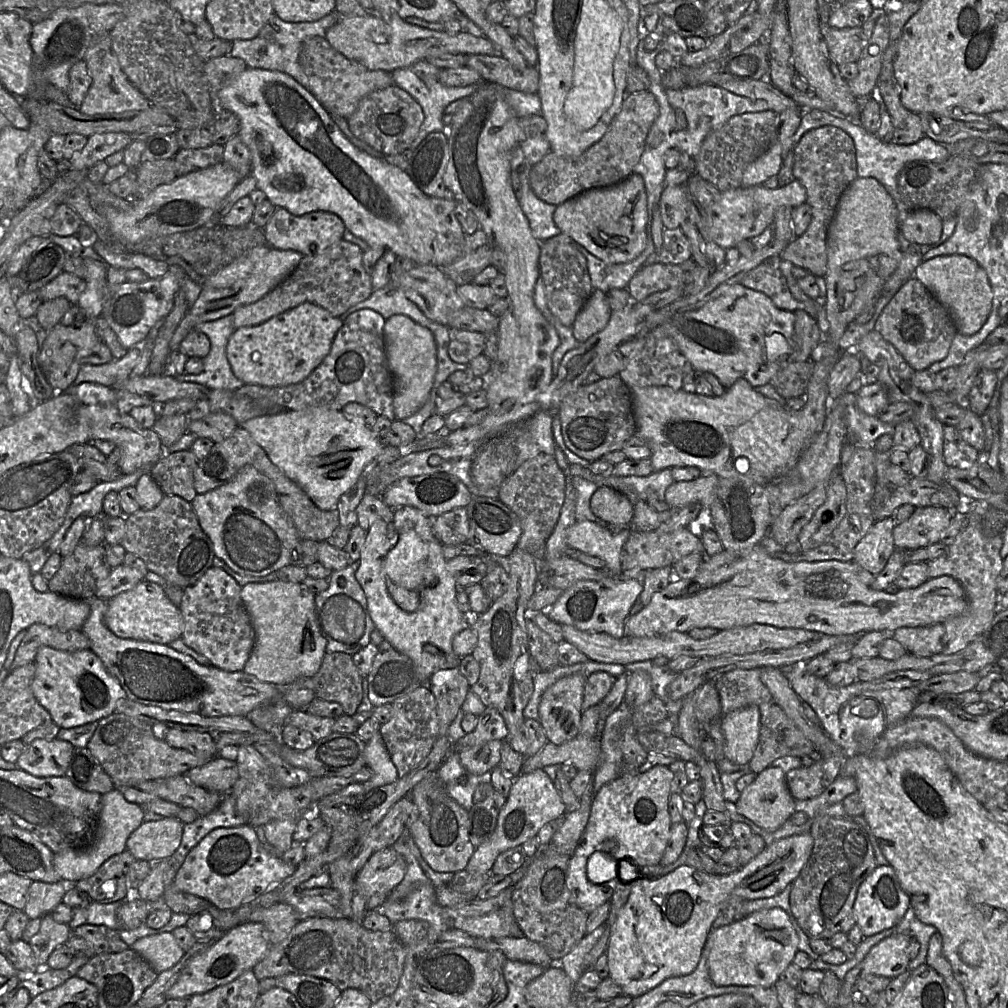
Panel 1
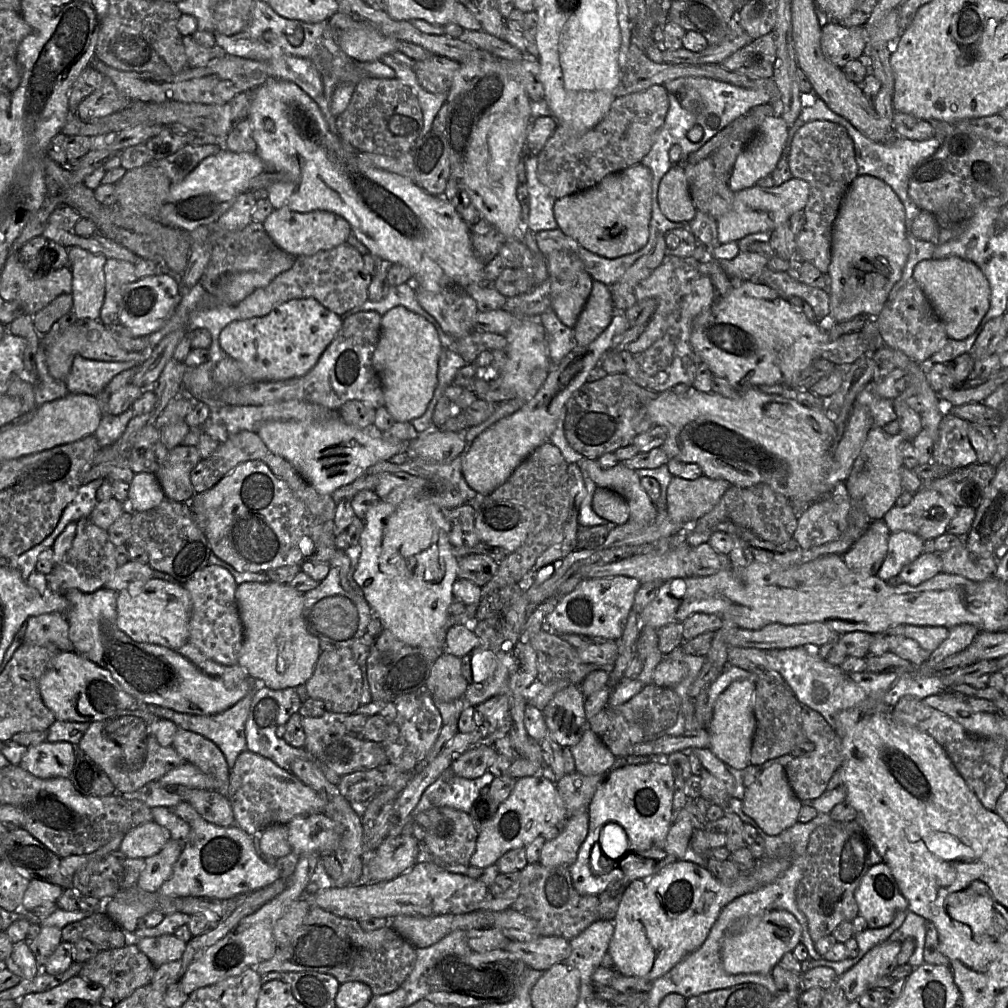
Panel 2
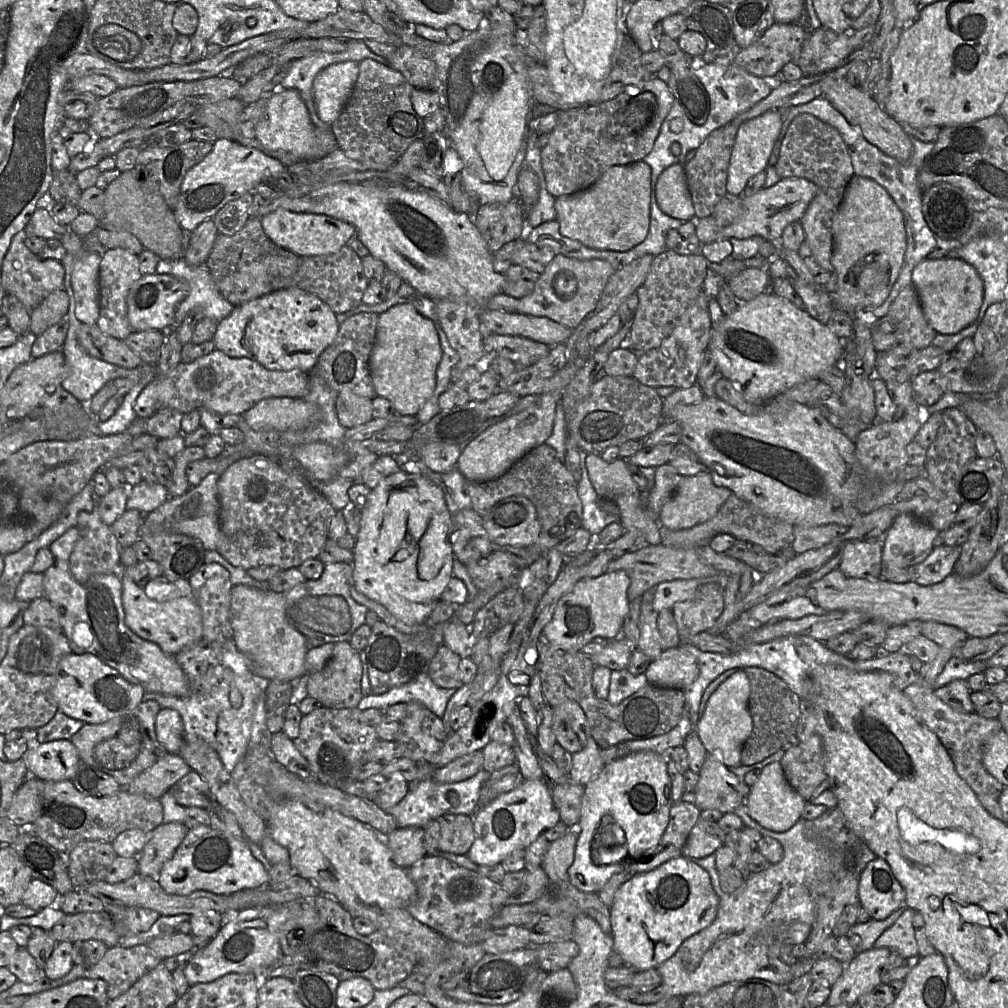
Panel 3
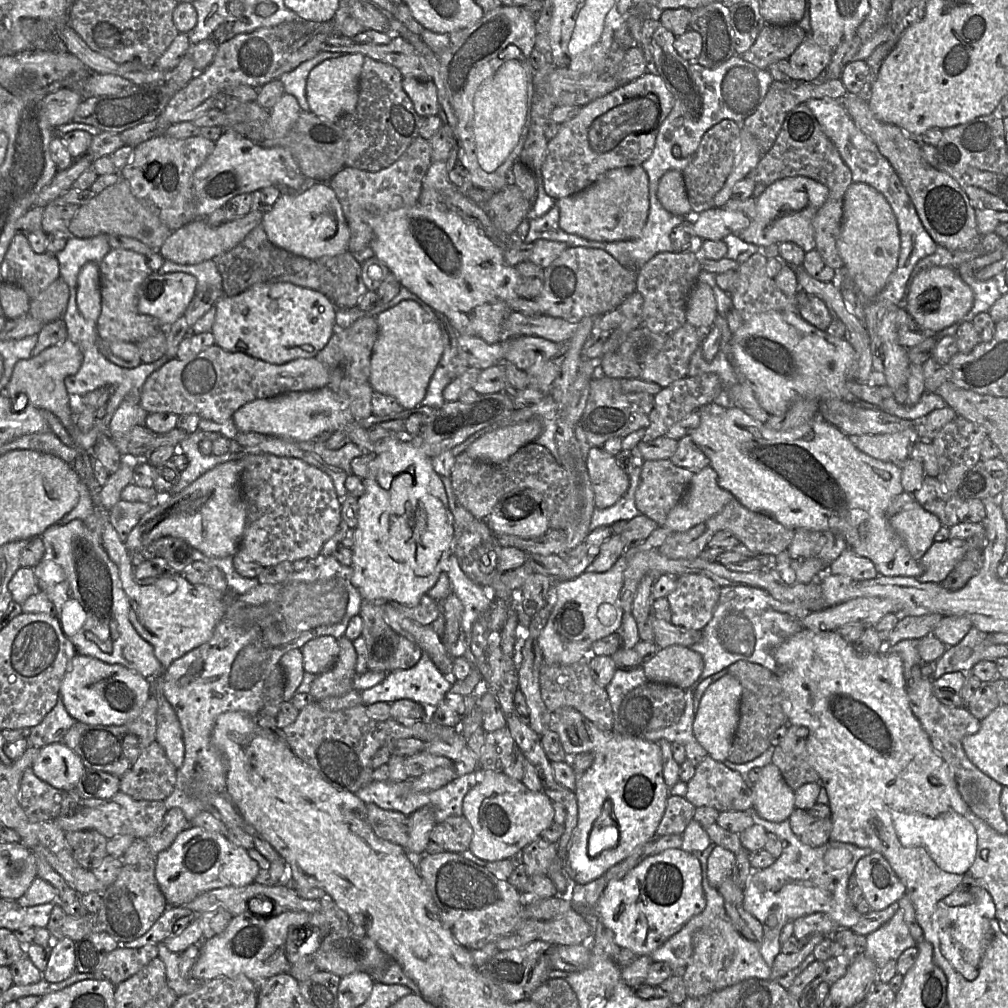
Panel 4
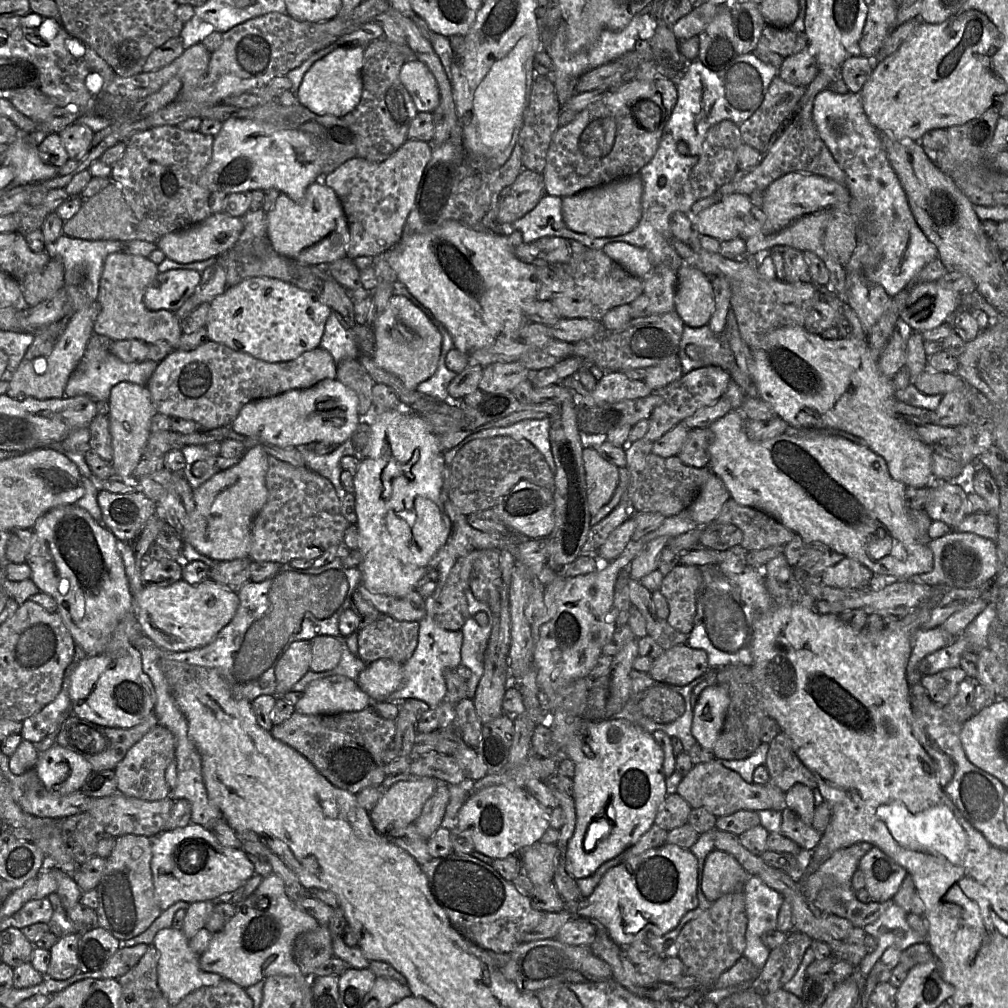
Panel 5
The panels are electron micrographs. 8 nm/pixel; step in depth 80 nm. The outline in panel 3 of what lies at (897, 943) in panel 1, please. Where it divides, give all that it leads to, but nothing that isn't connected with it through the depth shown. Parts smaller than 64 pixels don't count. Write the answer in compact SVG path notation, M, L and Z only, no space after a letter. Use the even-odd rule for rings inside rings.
M872 948L857 954L849 962L843 974L831 987L826 1006L857 1004L858 999L883 984L884 966L888 962L891 950L888 948Z

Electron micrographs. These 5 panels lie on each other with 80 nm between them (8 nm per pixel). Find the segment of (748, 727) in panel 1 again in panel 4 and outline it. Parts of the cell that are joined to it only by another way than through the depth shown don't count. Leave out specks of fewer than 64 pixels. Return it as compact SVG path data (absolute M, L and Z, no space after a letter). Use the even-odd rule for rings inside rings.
M726 674L705 691L693 723L693 735L708 755L718 762L725 762L740 718L742 686L737 678Z

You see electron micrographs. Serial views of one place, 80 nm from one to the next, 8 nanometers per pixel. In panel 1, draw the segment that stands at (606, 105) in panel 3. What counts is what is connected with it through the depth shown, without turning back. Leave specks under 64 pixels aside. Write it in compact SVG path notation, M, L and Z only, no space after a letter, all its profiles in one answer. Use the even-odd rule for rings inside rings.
M649 90L627 95L603 137L578 156L562 156L550 150L529 172L534 194L544 202L559 205L585 190L607 187L633 172L646 143L648 132L659 115L659 105Z

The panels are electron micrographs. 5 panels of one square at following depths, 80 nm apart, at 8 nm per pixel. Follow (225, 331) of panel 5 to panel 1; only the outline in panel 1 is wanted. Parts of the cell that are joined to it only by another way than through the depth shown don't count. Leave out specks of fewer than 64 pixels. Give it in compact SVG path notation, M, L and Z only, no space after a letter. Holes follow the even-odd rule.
M305 302L261 324L235 329L228 340L226 355L234 375L244 384L266 387L296 384L322 363L343 322L328 310Z

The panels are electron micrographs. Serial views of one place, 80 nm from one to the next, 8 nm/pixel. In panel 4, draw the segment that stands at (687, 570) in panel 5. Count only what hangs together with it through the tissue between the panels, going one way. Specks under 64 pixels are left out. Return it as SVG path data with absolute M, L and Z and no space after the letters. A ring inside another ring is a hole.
M689 573L676 577L676 587L667 595L673 625L702 630L711 620L722 587L705 575Z

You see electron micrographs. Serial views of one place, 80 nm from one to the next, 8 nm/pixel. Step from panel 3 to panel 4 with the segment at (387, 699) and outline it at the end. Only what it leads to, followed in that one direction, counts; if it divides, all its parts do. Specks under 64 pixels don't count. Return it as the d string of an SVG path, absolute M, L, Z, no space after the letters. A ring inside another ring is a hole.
M422 651L422 656L417 664L409 669L395 670L386 675L384 681L370 689L361 691L363 705L376 702L393 703L401 699L408 699L423 705L426 709L437 707L450 692L454 680L444 677L438 670L429 655Z

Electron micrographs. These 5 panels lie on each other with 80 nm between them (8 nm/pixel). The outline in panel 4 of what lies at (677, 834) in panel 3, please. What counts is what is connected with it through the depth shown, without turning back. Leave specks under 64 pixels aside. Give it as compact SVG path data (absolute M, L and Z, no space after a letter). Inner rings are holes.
M670 795L656 831L656 837L672 834L682 835L693 820L695 809L685 797Z

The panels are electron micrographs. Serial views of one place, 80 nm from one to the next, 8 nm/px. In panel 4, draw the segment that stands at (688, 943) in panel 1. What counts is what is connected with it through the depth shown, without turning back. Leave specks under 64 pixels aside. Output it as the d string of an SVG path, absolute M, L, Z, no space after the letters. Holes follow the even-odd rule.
M680 848L650 855L623 878L608 881L594 913L613 932L621 949L630 949L639 956L651 956L705 907L700 862Z

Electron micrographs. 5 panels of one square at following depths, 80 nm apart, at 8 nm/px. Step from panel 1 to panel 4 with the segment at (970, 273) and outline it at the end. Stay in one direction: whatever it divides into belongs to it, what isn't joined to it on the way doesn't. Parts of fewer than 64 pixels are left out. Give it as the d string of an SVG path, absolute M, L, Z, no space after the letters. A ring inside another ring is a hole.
M933 266L915 275L902 307L920 329L939 332L966 316L973 303L973 290L963 281L957 269L947 266Z

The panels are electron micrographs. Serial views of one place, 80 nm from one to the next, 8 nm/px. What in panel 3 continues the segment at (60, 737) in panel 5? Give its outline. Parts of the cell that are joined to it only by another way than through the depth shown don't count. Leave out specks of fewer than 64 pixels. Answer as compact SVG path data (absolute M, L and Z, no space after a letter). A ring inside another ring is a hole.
M153 699L143 700L135 708L104 723L84 723L70 739L80 760L111 775L125 789L140 773L168 753L158 742L155 722L160 705Z

